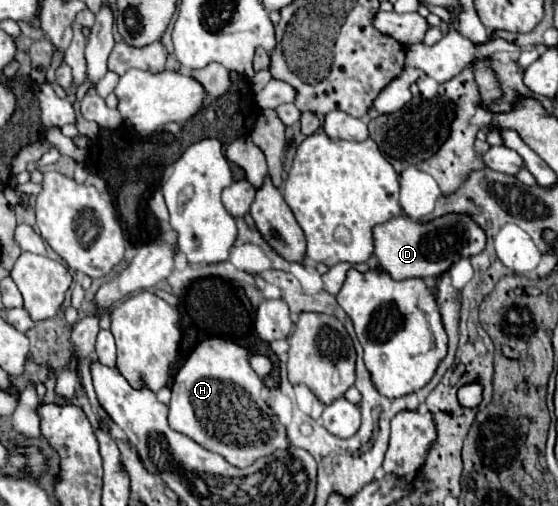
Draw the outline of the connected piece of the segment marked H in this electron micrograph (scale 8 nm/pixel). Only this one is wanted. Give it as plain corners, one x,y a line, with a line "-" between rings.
204,340
178,370
172,384
168,424
198,442
202,448
224,456
230,464
246,468
272,450
288,448
286,428
260,400
262,382
248,364
248,352
232,340

